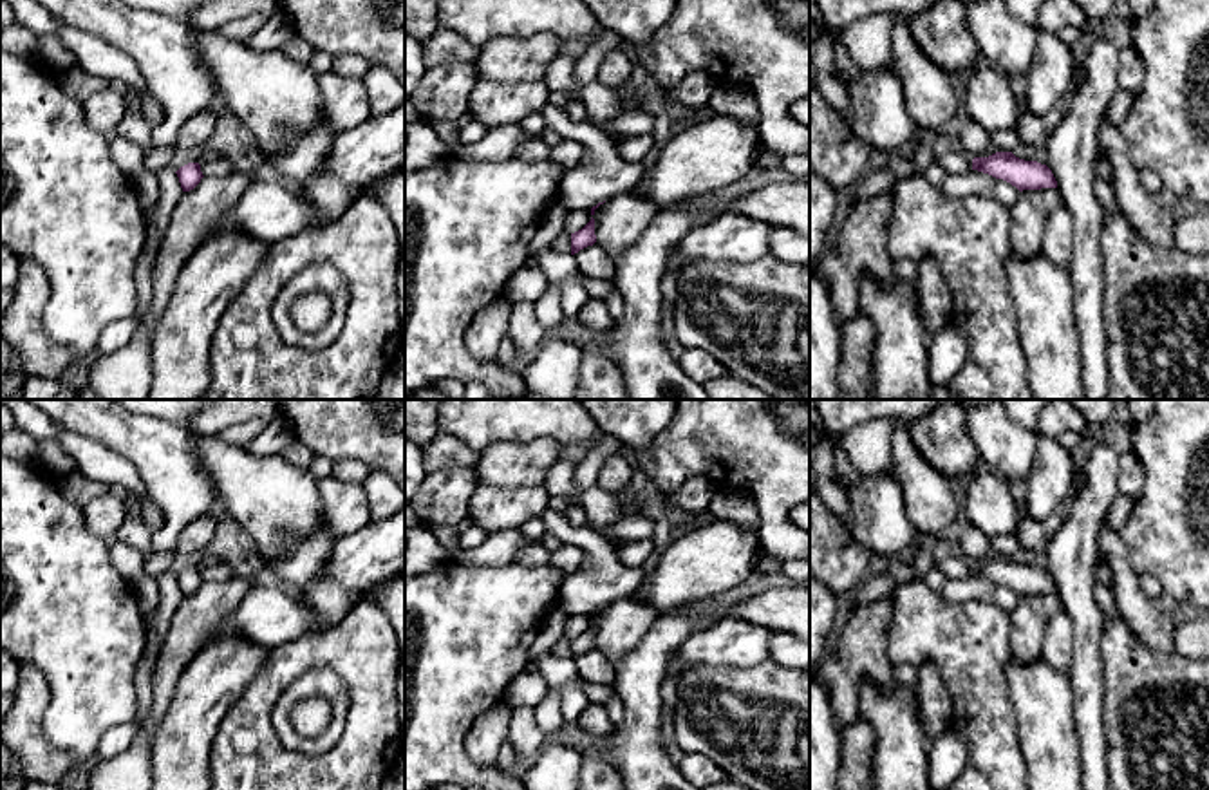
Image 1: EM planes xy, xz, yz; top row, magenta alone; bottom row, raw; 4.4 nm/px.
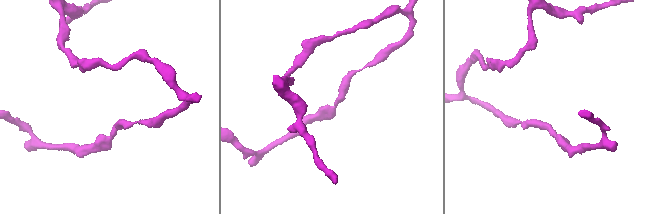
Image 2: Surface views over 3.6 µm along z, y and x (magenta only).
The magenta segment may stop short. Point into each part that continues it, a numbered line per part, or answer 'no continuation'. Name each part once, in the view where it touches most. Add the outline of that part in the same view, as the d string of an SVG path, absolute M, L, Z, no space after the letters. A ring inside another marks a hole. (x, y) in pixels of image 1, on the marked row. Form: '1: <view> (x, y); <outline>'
no continuation

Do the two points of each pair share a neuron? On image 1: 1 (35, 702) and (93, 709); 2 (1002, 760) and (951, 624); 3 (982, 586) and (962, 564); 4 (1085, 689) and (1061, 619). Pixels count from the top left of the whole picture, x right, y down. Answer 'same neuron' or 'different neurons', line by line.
1: different neurons
2: same neuron
3: different neurons
4: different neurons

